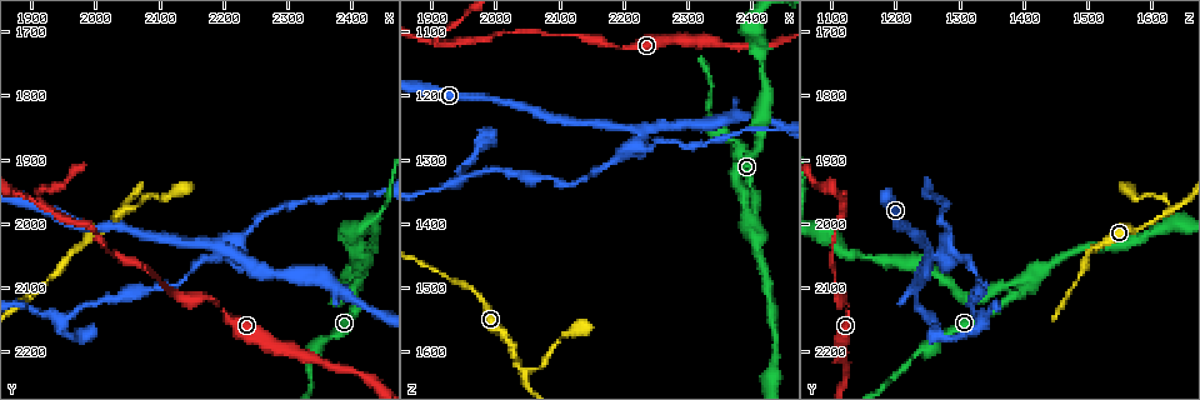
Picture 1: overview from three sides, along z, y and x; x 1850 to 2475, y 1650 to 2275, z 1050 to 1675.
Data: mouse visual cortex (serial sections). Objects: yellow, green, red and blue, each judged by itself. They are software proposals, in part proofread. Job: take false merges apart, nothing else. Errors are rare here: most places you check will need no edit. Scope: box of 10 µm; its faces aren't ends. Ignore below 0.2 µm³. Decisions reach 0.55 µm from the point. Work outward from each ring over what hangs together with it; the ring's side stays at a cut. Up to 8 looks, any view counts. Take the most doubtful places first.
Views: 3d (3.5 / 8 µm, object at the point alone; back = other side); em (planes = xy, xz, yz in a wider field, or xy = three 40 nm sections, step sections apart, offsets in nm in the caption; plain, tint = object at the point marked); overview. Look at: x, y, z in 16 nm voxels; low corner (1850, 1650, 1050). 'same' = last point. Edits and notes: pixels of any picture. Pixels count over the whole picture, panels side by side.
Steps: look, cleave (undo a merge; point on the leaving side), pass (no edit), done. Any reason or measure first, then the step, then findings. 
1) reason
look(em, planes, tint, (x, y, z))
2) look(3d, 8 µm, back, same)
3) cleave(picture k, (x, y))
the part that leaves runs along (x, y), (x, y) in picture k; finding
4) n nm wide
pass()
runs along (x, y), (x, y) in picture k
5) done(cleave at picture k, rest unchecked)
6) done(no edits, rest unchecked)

look(3d, 3.5 µm, (2220, 2045, 1255))

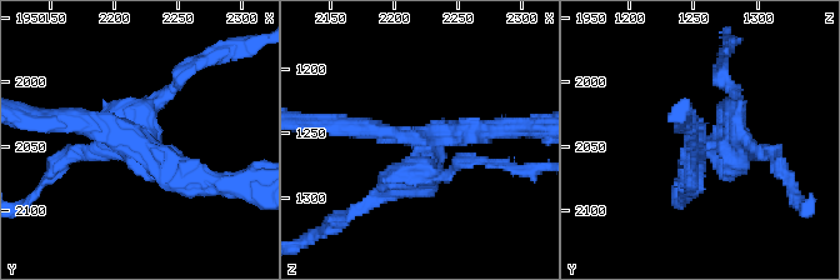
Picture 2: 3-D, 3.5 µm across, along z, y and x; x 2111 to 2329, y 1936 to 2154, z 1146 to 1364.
now the EM
look(em, xy, step 5, tint, (2220, 2050, 1254))

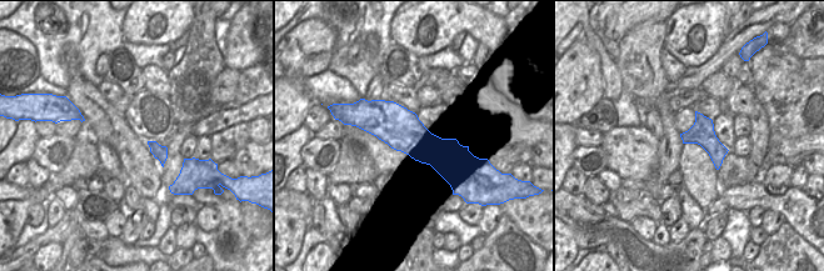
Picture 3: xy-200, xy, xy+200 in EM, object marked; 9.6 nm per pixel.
cleave(picture 2, (423, 171))
the part that leaves runs along (428, 150), (401, 186), (340, 218) in picture 2; a second cell is stuck on

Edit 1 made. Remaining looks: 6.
sharp bend
look(3d, 3.5 µm, (1915, 1970, 1115))

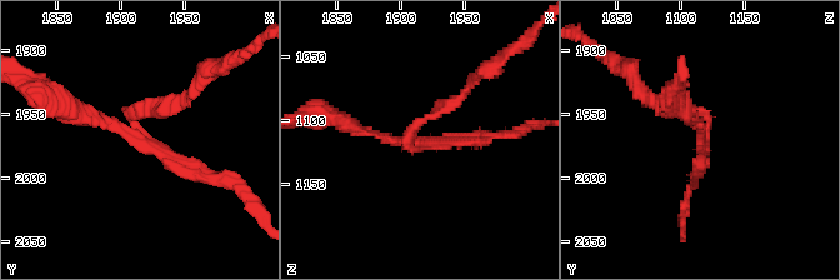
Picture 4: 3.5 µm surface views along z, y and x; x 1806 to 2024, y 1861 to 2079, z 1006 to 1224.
3 arms; arms of 150, 150, 200 nm
look(em, xy, step 1, tint, (1916, 1968, 1118))

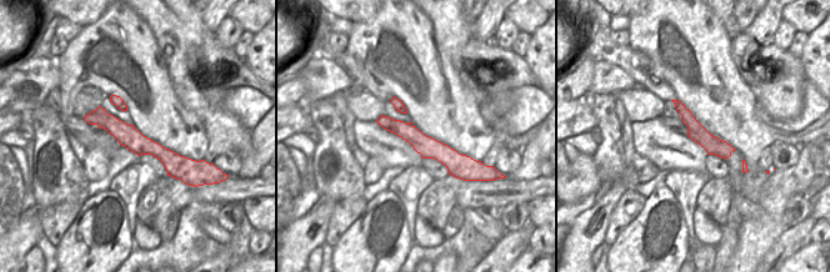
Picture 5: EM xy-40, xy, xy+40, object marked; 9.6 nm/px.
another direction
look(em, xy, step 2, tint, same)

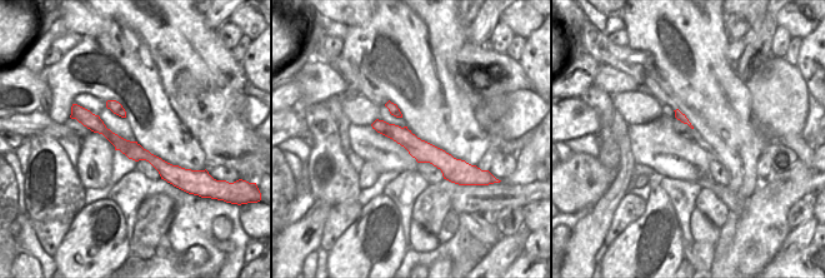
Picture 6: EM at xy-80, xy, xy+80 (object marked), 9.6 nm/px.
cleave(picture 4, (150, 101))
the part that leaves runs along (131, 124), (135, 111), (185, 100), (204, 74) in picture 4; a second cell is stuck on

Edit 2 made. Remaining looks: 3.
look(overview)

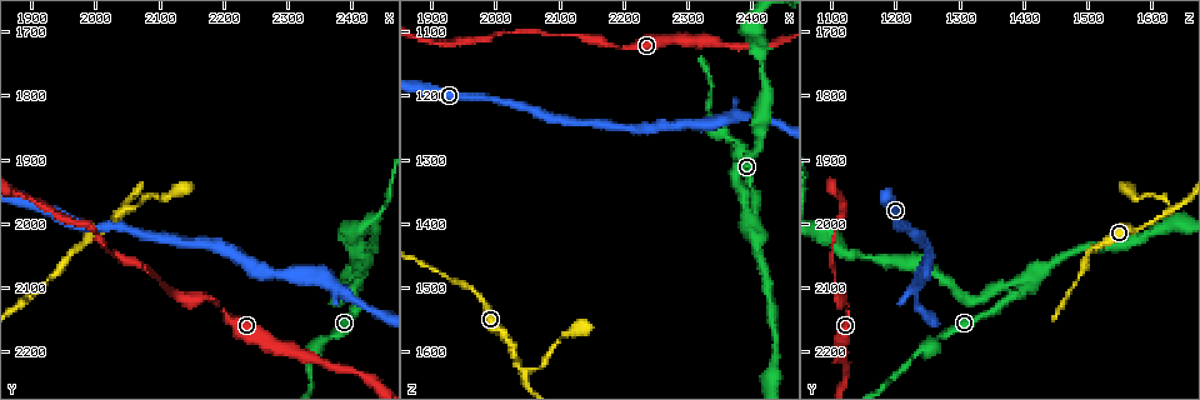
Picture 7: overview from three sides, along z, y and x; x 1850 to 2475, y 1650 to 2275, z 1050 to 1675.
sharp bend
look(3d, 3.5 µm, (2405, 2095, 1395))

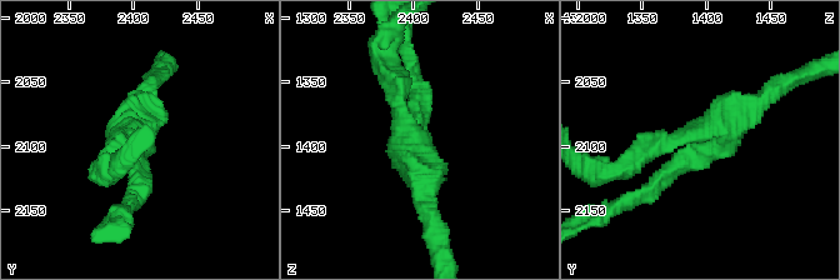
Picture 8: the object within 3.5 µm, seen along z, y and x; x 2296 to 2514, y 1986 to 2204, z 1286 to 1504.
look(em, xy, step 3, tint, (2404, 2096, 1396))

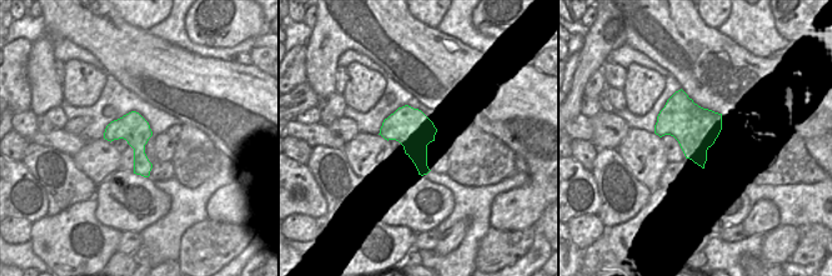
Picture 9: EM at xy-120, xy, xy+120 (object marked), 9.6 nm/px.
pass()
runs along (134, 194), (138, 140), (110, 163) in picture 8; all the same cell

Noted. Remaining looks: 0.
done(cleave at picture 2, cleave at picture 4, rest unchecked)

